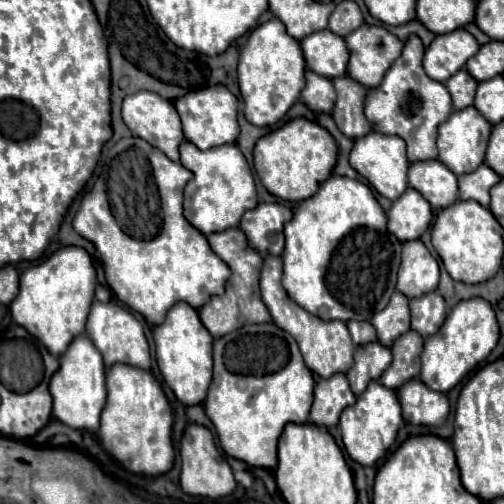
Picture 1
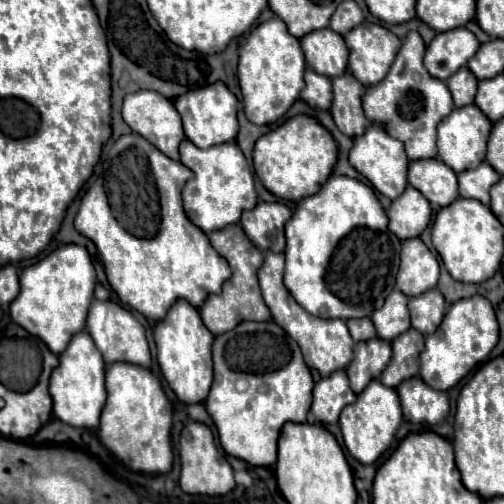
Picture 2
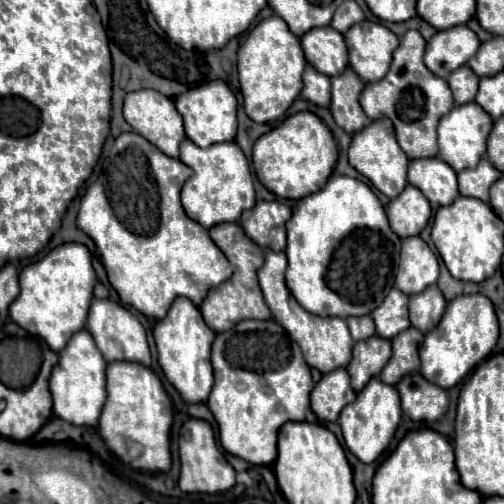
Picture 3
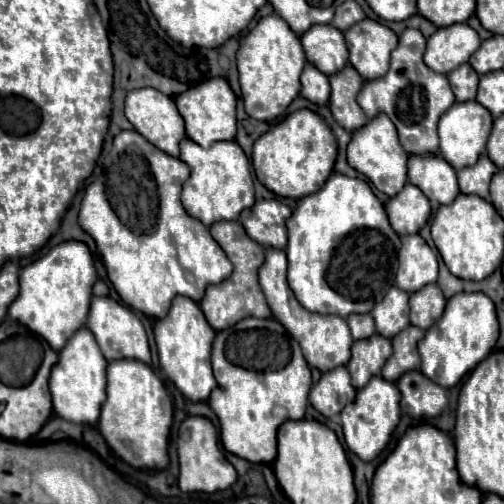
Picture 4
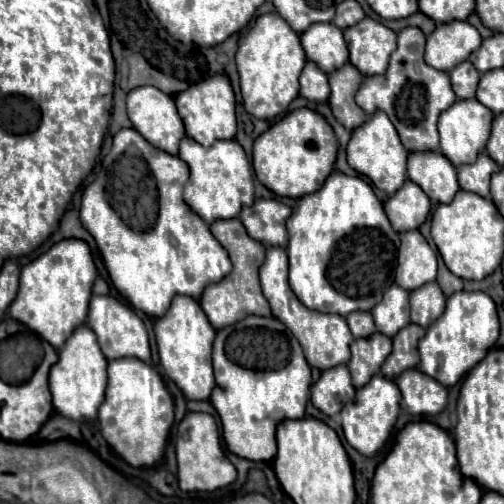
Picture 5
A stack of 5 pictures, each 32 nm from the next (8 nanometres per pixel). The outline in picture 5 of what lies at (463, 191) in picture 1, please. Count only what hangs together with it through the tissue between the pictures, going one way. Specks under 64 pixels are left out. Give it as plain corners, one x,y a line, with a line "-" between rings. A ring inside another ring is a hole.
480,152
474,164
458,166
458,184
462,190
476,192
484,198
490,198
490,176
498,172
498,164
486,154

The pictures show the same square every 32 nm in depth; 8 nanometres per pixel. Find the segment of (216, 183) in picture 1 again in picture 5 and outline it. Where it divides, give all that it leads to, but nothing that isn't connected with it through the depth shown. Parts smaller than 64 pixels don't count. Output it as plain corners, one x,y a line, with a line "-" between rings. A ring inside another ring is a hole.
186,136
180,142
180,158
190,166
190,178
184,184
184,200
206,224
212,224
220,218
236,218
242,206
252,206
252,170
244,148
236,140
218,140
216,144
206,148

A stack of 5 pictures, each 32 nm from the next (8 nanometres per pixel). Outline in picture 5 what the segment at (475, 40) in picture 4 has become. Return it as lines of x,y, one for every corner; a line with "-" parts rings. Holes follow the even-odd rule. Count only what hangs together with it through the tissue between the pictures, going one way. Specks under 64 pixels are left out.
452,20
448,24
438,24
428,36
424,60
436,70
452,70
456,64
464,62
470,52
480,48
482,36
466,20

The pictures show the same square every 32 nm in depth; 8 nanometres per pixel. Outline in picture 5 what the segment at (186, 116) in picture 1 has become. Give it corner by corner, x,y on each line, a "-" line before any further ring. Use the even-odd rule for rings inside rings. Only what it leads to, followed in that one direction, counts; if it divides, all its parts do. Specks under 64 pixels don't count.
216,74
200,84
192,84
192,88
176,94
178,114
186,126
186,134
202,146
212,146
216,140
234,138
236,134
236,100
234,90
226,74

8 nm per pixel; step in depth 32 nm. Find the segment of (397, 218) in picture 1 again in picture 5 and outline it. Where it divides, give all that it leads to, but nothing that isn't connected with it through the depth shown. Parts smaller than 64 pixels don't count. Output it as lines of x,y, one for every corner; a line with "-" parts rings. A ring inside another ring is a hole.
406,180
400,190
386,198
384,210
392,228
402,234
406,230
420,228
420,224
428,218
430,200
424,196
424,190
418,184

